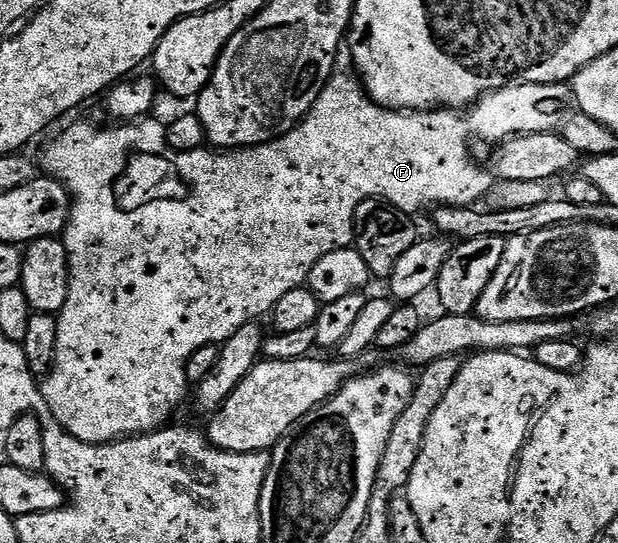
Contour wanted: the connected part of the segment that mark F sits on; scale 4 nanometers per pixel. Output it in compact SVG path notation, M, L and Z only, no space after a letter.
M335 74L335 75L332 75L332 78L331 78L331 81L329 81L329 82L328 82L328 83L327 83L327 85L326 85L326 86L325 86L325 90L321 90L321 94L320 94L320 95L319 95L319 97L318 97L318 98L317 98L317 102L316 102L316 103L315 103L315 104L314 104L314 105L313 105L313 106L312 106L312 108L311 108L311 109L310 109L310 110L309 110L309 114L308 114L308 115L307 115L307 117L306 117L306 118L305 118L305 119L303 119L303 120L302 120L302 122L300 122L300 123L299 123L299 125L298 125L298 126L297 126L297 127L296 127L296 128L294 128L294 130L293 130L293 131L292 131L292 132L290 132L290 133L289 133L289 134L285 134L285 135L284 135L284 136L282 136L282 137L281 137L281 138L277 138L277 139L276 139L276 140L270 140L270 142L269 142L269 143L268 143L268 144L258 144L258 145L257 145L257 146L253 146L253 147L252 147L252 148L241 148L241 149L238 149L238 150L204 150L204 149L203 149L203 148L198 148L198 149L197 149L197 150L193 150L193 151L192 151L192 152L178 152L178 151L177 151L177 150L173 150L173 149L172 149L172 148L170 148L170 147L169 147L169 145L168 145L168 144L167 144L167 129L166 129L166 127L164 127L164 125L163 125L163 124L162 124L162 123L161 123L161 124L160 124L160 125L159 125L159 124L158 124L158 122L157 122L157 121L155 121L155 118L144 118L144 119L141 119L141 120L137 120L137 121L134 121L134 122L123 122L123 123L120 123L120 124L119 124L119 125L118 125L118 126L111 126L111 127L115 127L115 128L94 128L94 126L93 126L93 125L91 125L91 124L75 124L75 125L73 125L73 126L72 126L72 128L67 128L67 129L65 129L65 130L64 130L64 132L63 132L63 133L61 133L61 134L60 134L60 136L59 136L59 137L57 137L57 138L56 138L56 140L55 140L55 141L53 141L53 142L52 142L52 144L51 144L51 145L49 145L49 146L48 146L48 148L47 148L47 149L45 149L45 150L44 150L44 152L43 152L43 164L42 164L42 160L41 160L41 168L42 168L42 171L43 171L43 172L44 172L44 173L46 173L46 175L48 175L48 176L50 176L50 177L51 177L51 179L52 179L52 180L59 180L59 181L60 181L60 182L62 182L62 183L63 183L63 184L66 184L66 185L67 185L67 190L68 190L68 192L70 192L70 193L71 193L71 199L72 199L72 201L73 201L73 203L72 203L72 205L71 205L71 219L70 219L70 220L68 220L68 221L67 221L67 227L66 227L66 229L65 229L65 231L64 231L64 232L63 232L63 233L62 233L62 236L61 236L61 239L62 239L62 242L63 242L63 244L64 244L64 246L66 246L66 248L67 248L67 253L69 253L69 255L70 255L70 256L71 256L71 282L70 282L70 284L69 284L69 298L68 298L68 299L67 299L67 302L66 302L66 304L65 304L65 306L64 306L64 307L63 307L63 311L62 311L62 312L60 312L60 313L58 313L58 316L57 316L57 319L58 319L58 321L59 321L59 329L58 329L58 330L57 330L57 358L56 358L56 359L55 359L55 365L54 365L54 366L52 366L52 368L51 368L51 373L50 373L50 374L49 374L49 375L48 375L48 376L47 376L47 377L45 377L45 379L44 379L44 380L43 380L43 381L42 381L42 384L41 384L41 391L42 391L42 394L43 394L43 397L44 397L44 398L45 398L45 402L46 402L46 403L47 403L47 405L48 405L48 406L49 406L49 410L53 410L53 418L57 418L57 422L58 422L58 423L59 423L59 425L61 425L61 427L62 427L62 428L63 428L63 429L65 429L65 431L67 431L67 432L68 432L68 433L69 433L69 434L73 434L73 438L77 438L77 439L78 439L78 440L80 440L80 441L81 441L81 442L85 442L85 443L86 443L86 444L114 444L114 443L115 443L115 441L117 441L117 440L126 440L126 439L128 439L128 438L130 438L130 437L132 437L132 436L142 436L142 435L144 435L144 434L146 434L146 433L148 433L148 432L157 432L157 431L159 431L159 429L161 429L161 428L166 428L166 427L168 427L168 425L170 425L170 424L171 424L171 423L172 423L172 420L171 420L171 415L173 415L173 414L174 414L174 412L175 412L175 411L177 411L177 410L178 410L178 408L179 408L179 403L181 403L181 402L182 402L182 400L183 400L183 399L185 399L185 398L186 398L186 396L187 396L187 399L188 399L188 396L189 396L189 385L188 385L188 382L187 382L187 363L188 363L188 362L189 362L189 358L190 358L190 357L191 357L191 356L192 356L192 354L193 354L193 353L195 353L195 352L196 352L196 351L197 351L197 350L201 350L201 349L202 349L202 348L204 348L204 347L205 347L205 346L209 346L209 345L210 345L210 344L213 344L213 345L216 345L216 346L222 346L222 345L224 345L224 344L226 344L226 343L227 343L227 339L228 339L228 338L230 338L230 336L232 336L232 335L233 335L233 334L237 334L237 330L241 330L241 326L245 326L245 325L246 325L246 324L250 324L250 323L252 323L252 322L255 322L255 321L258 321L258 320L259 320L259 319L260 319L260 318L263 318L263 317L259 317L259 316L263 316L263 315L265 315L265 314L266 314L266 312L267 312L267 315L268 315L268 313L270 313L270 312L271 312L271 311L272 311L272 310L274 310L274 309L275 309L275 307L276 307L276 306L277 306L277 302L281 302L281 298L282 298L282 297L283 297L283 295L285 295L285 294L289 294L289 290L293 290L293 289L294 289L294 288L302 288L302 287L304 287L304 285L306 285L306 282L307 282L307 275L308 275L308 274L310 274L310 272L311 272L311 271L312 271L312 270L313 270L313 266L317 266L317 262L321 262L321 258L322 258L322 257L323 257L323 256L324 256L324 255L325 255L325 254L329 254L329 253L330 253L330 252L332 252L332 251L333 251L333 250L337 250L337 249L338 249L338 248L349 248L349 247L352 247L352 245L354 245L354 242L355 242L355 211L356 211L356 210L357 210L357 206L361 206L361 202L365 202L365 201L366 201L366 200L374 200L374 199L376 199L376 198L378 198L378 199L381 199L381 200L388 200L388 201L389 201L389 202L390 202L390 204L392 204L392 205L393 205L393 206L397 206L397 207L398 207L398 208L400 208L400 210L401 210L401 211L402 211L402 212L406 212L406 213L408 213L408 214L416 214L416 213L415 213L415 212L419 212L419 211L421 211L421 210L422 210L422 208L427 208L427 207L429 207L429 208L428 208L428 209L430 209L430 208L431 208L431 207L432 207L432 206L442 206L442 207L444 207L444 208L470 208L470 207L472 207L472 206L475 206L475 205L478 205L478 204L479 204L479 203L480 203L480 201L482 201L482 199L483 199L483 195L484 195L484 194L486 194L486 193L487 193L487 192L488 192L488 190L489 190L489 189L490 189L490 188L491 188L491 185L492 185L492 183L493 183L493 176L492 176L492 173L491 173L491 172L490 172L490 171L488 171L488 169L487 169L487 168L486 168L486 167L484 167L484 165L483 165L483 168L484 168L484 169L483 169L483 168L482 168L482 166L481 166L481 165L479 165L479 164L478 164L478 162L477 162L477 161L475 161L475 160L474 160L474 158L473 158L473 157L471 157L471 152L470 152L470 150L469 150L469 149L467 149L467 143L469 143L469 142L470 142L470 140L471 140L471 139L473 139L473 138L474 138L474 136L480 136L480 138L481 138L481 139L483 139L483 140L495 140L495 141L494 141L494 142L502 142L502 141L505 141L505 140L510 140L510 139L511 139L511 137L513 137L513 136L525 136L525 135L527 135L527 133L528 133L528 132L555 132L555 131L556 131L556 129L558 129L558 128L559 128L559 127L560 127L560 125L562 125L562 124L563 124L563 123L564 123L564 120L565 120L565 117L566 117L566 116L567 116L567 115L568 115L568 112L569 112L569 109L567 109L567 107L569 107L569 106L570 106L570 107L572 107L572 104L573 104L573 93L572 93L572 91L571 91L571 89L570 89L570 87L568 87L568 85L567 85L567 84L566 84L566 83L561 83L561 84L512 84L512 85L511 85L511 87L510 87L510 88L503 88L503 89L502 89L502 90L500 90L500 91L499 91L499 92L488 92L488 93L486 93L486 95L484 95L484 96L483 96L483 97L482 97L482 99L480 99L480 100L479 100L479 101L478 101L478 103L476 103L476 104L475 104L475 105L474 105L474 107L472 107L472 108L471 108L471 109L470 109L470 111L468 111L468 112L467 112L467 113L466 113L466 114L460 114L460 113L459 113L459 112L458 112L458 111L455 111L455 110L424 110L424 111L422 111L422 112L404 112L404 111L402 111L402 110L392 110L392 109L390 109L390 108L382 108L382 107L381 107L381 105L380 105L380 104L375 104L375 103L373 103L373 101L372 101L372 100L371 100L371 97L370 97L370 96L368 96L368 94L367 94L367 90L366 90L366 88L364 88L364 87L363 87L363 85L362 85L362 83L360 83L360 81L359 81L359 80L358 80L358 79L356 79L356 77L355 77L355 76L354 76L354 75L351 75L351 76L352 76L352 77L351 77L351 76L339 76L339 75L340 75L340 74Z

